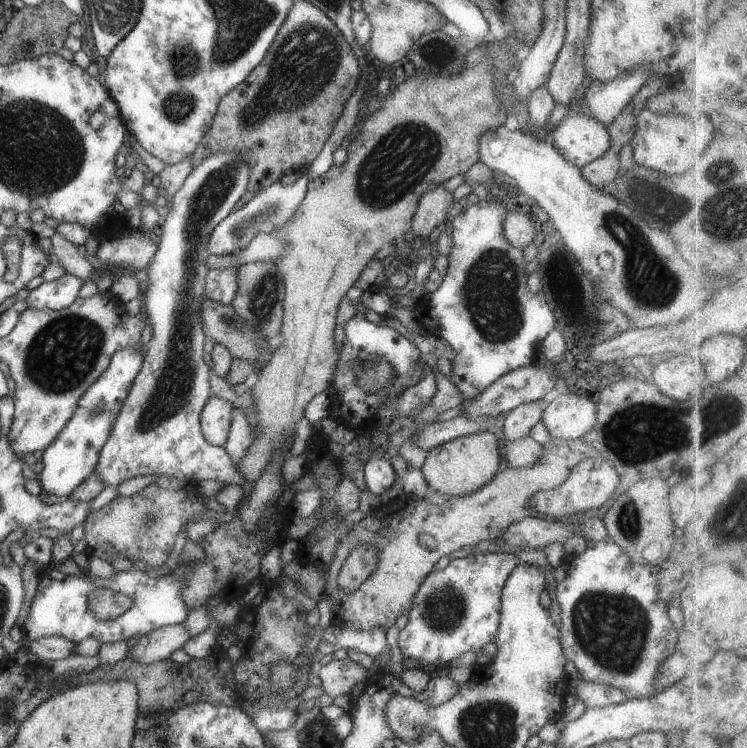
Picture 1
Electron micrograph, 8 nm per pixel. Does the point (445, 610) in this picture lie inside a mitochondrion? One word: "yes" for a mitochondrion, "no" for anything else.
yes

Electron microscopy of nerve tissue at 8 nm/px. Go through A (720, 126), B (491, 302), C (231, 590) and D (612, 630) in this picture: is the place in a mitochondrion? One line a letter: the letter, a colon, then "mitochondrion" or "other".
A: other
B: mitochondrion
C: other
D: mitochondrion

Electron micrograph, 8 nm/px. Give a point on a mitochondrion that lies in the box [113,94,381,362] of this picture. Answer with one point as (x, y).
(262, 296)

